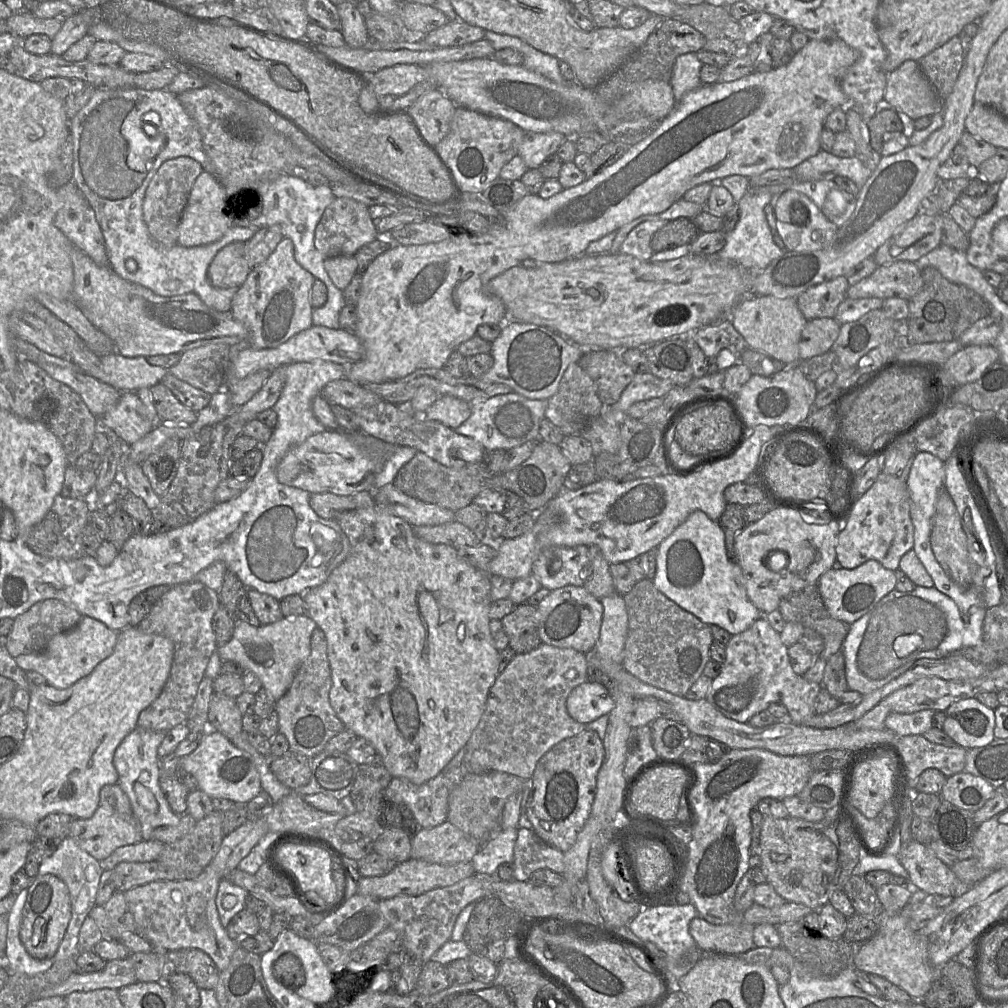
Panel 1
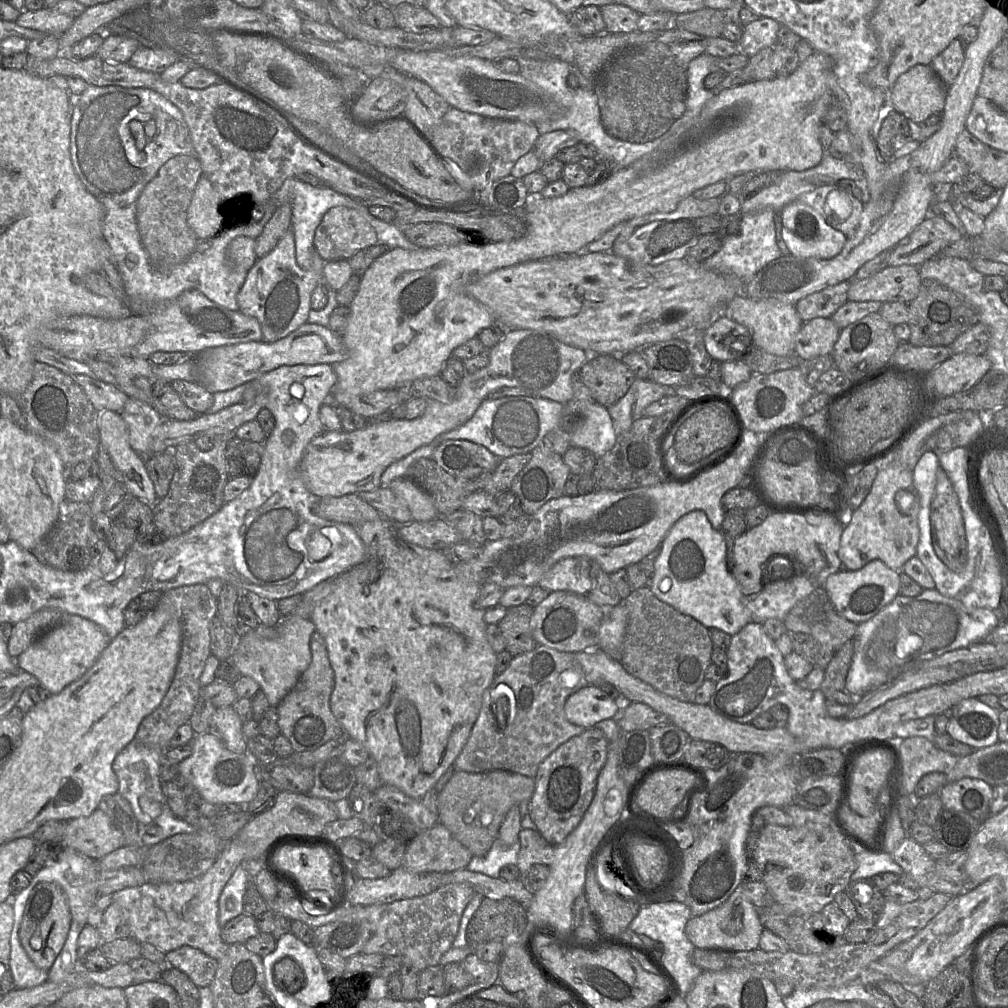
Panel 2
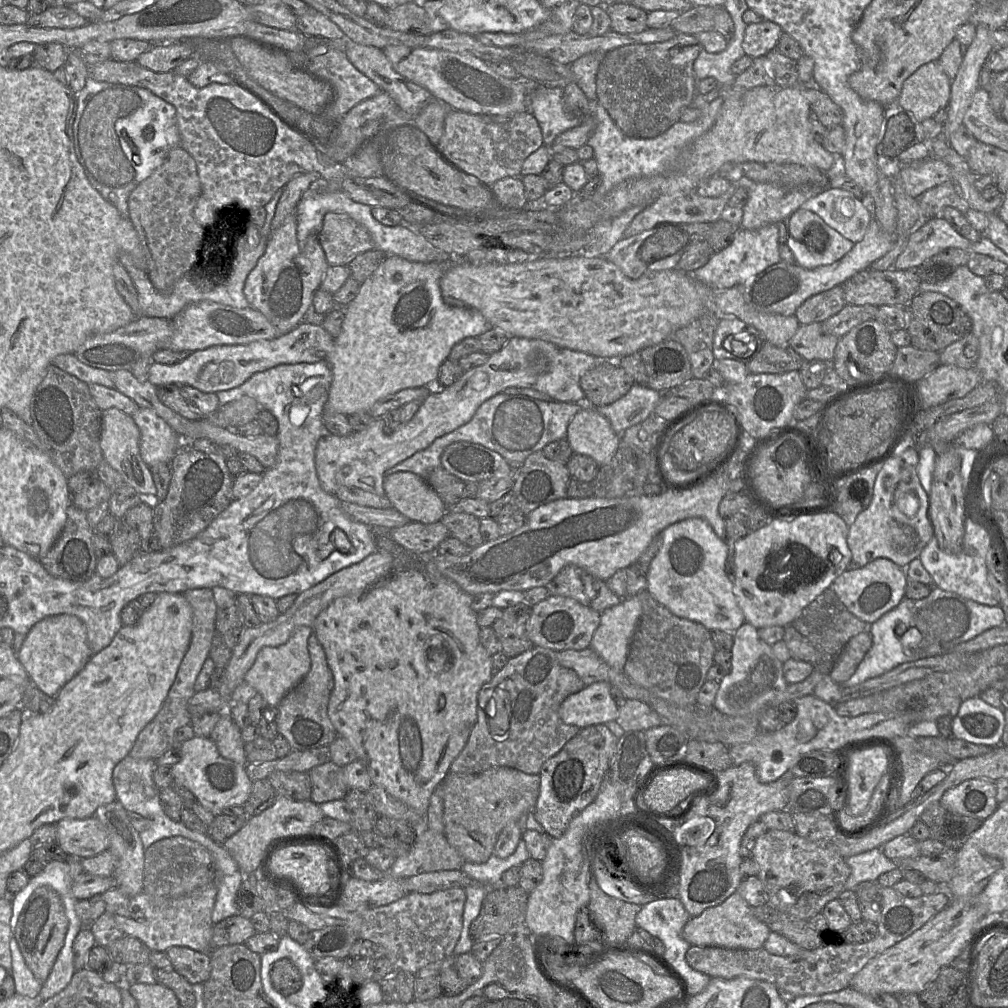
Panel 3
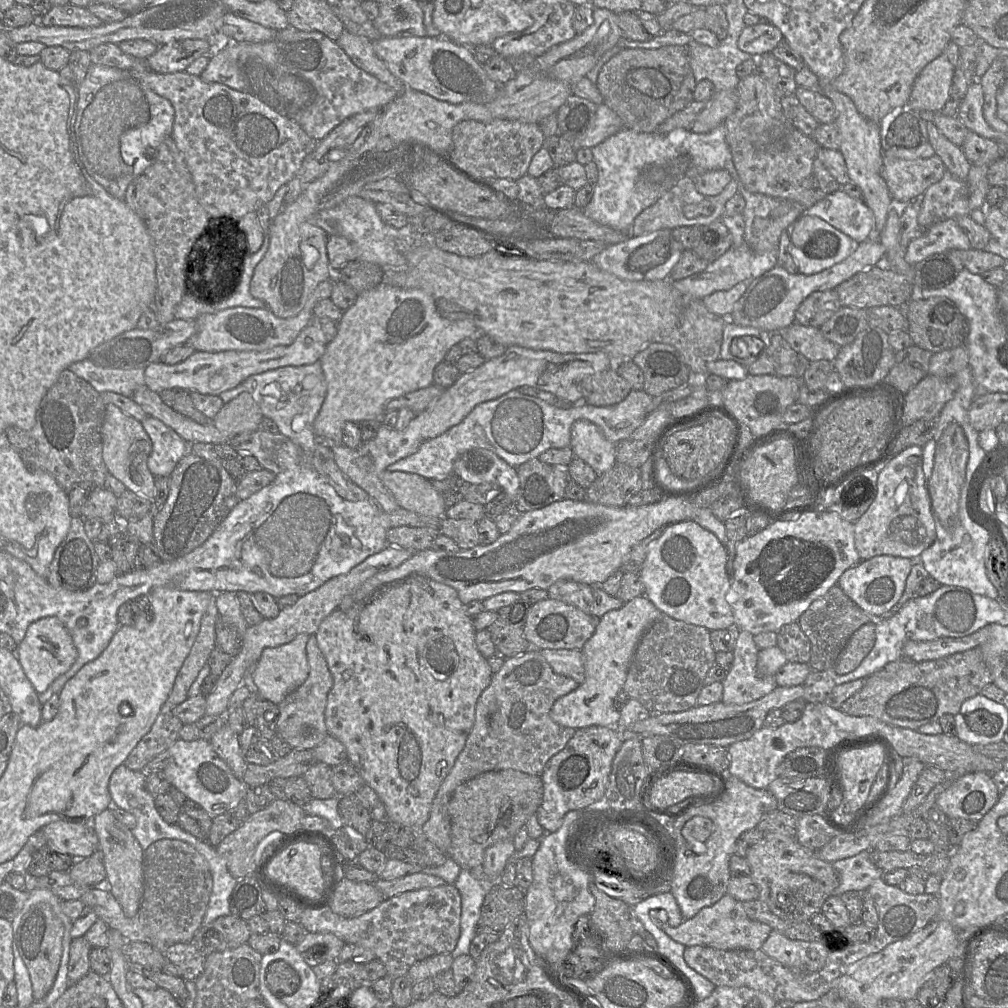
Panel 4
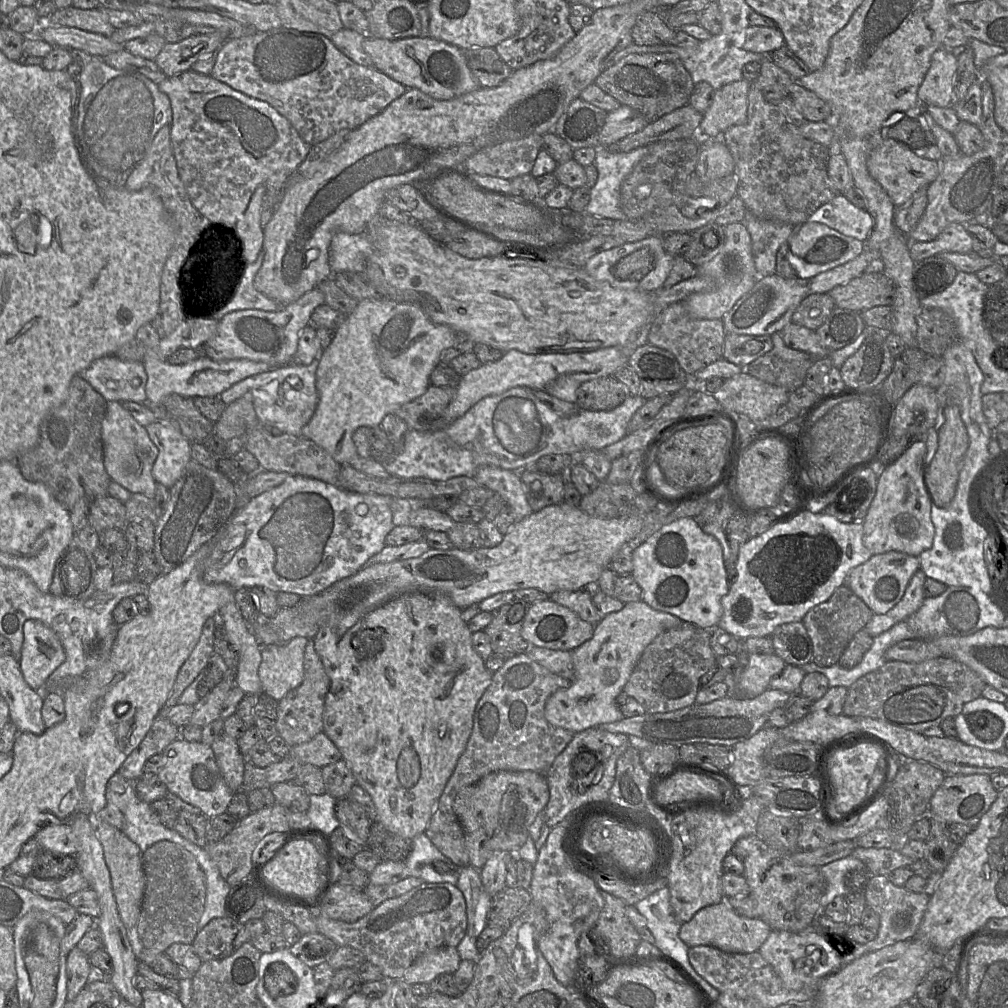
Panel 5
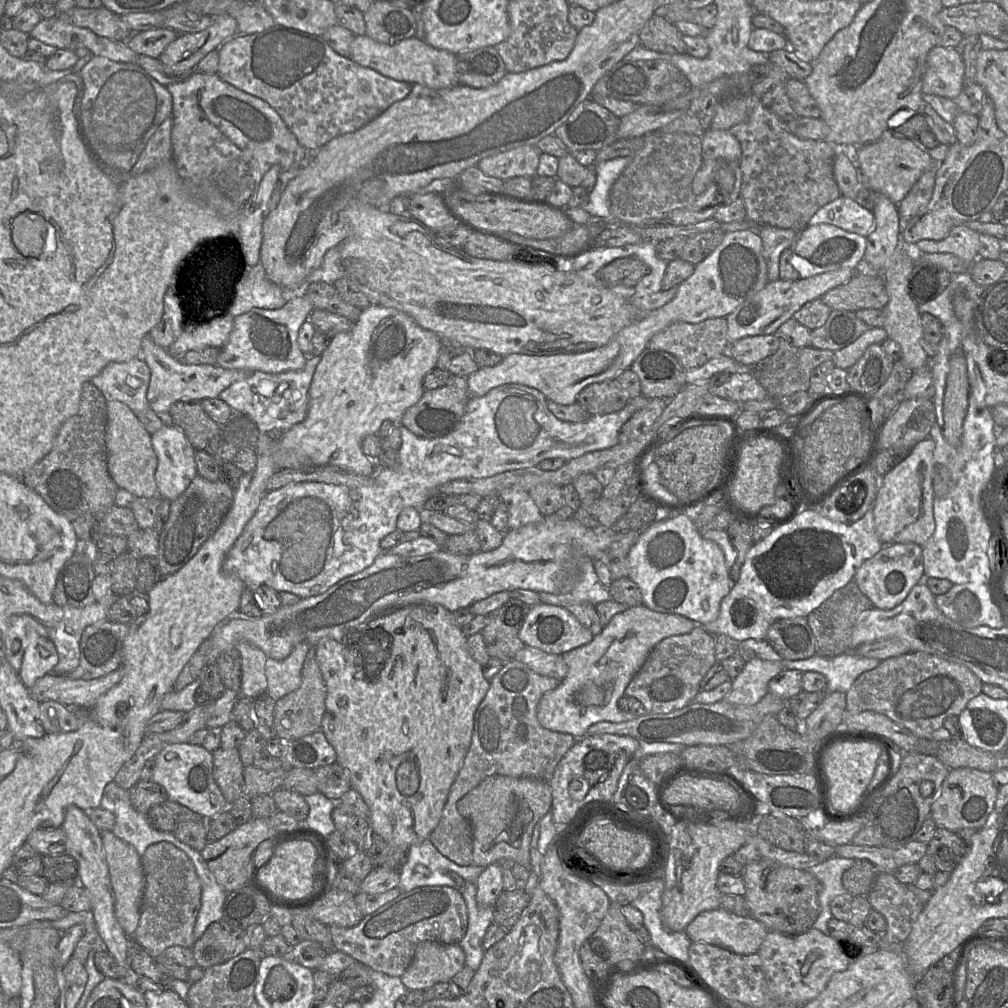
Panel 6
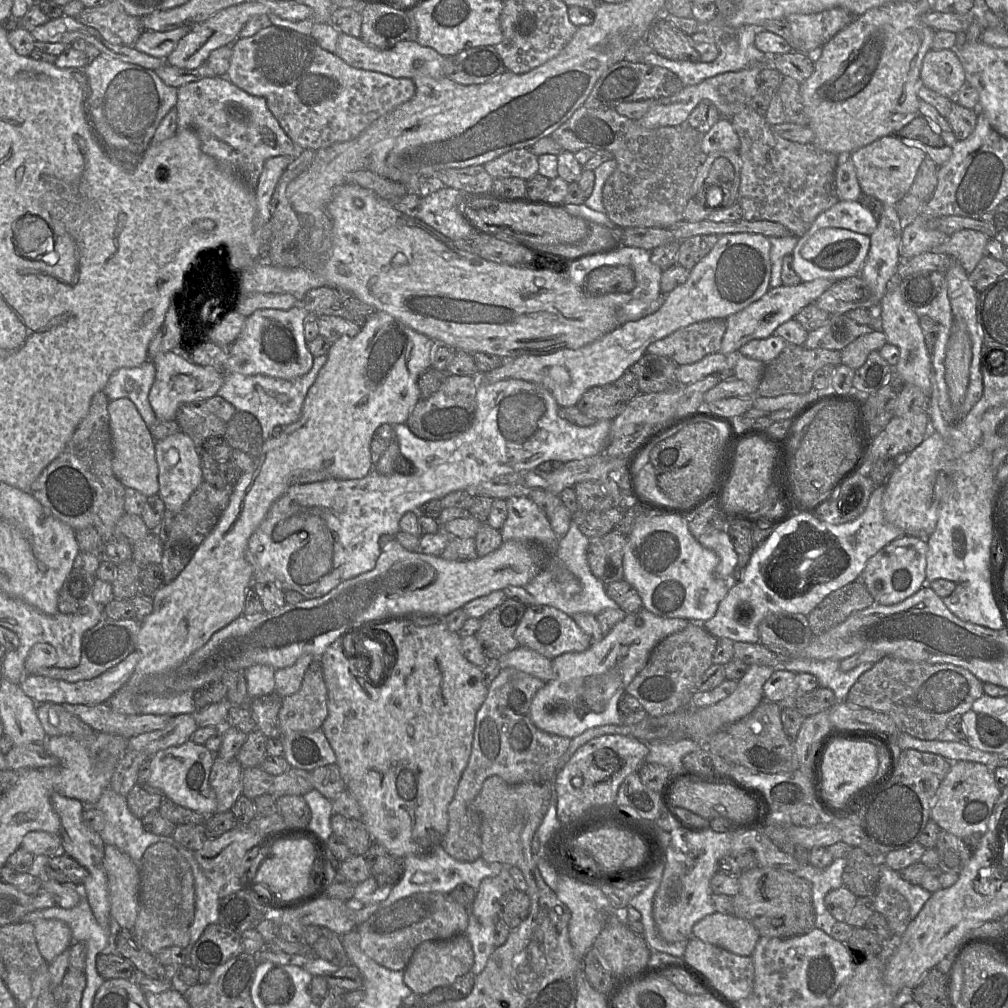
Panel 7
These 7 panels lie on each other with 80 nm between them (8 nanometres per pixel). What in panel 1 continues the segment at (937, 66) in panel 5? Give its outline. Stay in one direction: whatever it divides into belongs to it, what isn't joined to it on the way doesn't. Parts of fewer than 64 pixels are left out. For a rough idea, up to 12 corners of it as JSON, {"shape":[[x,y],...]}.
{"shape":[[919,61],[888,74],[884,99],[912,120],[943,113]]}

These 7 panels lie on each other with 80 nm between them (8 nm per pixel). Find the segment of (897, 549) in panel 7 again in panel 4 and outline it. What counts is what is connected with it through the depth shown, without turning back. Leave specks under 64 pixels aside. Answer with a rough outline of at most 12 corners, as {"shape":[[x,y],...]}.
{"shape":[[877,555],[837,585],[871,618],[900,600],[913,561]]}

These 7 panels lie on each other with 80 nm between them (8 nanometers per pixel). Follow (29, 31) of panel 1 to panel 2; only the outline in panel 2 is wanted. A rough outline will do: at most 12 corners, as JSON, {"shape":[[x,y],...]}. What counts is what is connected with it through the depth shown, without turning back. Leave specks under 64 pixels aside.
{"shape":[[54,8],[24,9],[16,24],[62,35],[75,18]]}

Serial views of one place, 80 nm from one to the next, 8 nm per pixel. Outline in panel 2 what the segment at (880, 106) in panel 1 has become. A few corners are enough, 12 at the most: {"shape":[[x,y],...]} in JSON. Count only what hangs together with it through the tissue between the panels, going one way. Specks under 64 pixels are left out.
{"shape":[[893,110],[875,139],[881,160],[894,159],[921,127]]}

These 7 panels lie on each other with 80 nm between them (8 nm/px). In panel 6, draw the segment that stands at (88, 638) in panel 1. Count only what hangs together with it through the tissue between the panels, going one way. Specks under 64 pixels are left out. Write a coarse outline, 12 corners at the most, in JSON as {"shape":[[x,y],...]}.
{"shape":[[35,630],[19,677],[29,689],[52,672],[59,658],[54,643]]}

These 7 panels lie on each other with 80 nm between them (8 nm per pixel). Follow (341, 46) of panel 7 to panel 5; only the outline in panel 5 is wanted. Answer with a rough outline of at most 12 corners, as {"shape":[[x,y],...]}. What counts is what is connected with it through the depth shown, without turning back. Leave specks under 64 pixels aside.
{"shape":[[366,35],[377,70],[450,100],[481,88],[464,51],[432,37]]}

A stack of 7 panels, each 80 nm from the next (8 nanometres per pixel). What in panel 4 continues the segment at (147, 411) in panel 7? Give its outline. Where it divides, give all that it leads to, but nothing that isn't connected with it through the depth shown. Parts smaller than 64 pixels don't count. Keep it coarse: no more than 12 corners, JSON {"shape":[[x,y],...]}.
{"shape":[[84,359],[68,369],[99,393],[131,398],[145,368],[106,368]]}

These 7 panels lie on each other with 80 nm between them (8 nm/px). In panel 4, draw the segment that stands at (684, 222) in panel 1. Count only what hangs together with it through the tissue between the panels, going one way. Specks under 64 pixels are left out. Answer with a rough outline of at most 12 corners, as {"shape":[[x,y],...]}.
{"shape":[[672,230],[640,246],[628,268],[642,273],[670,255]]}

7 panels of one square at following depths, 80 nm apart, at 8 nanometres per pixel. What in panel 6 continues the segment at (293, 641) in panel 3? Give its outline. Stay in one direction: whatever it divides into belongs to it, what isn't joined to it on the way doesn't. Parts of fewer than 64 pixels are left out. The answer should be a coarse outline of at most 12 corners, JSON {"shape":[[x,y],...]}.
{"shape":[[310,647],[267,658],[266,695],[277,701],[300,687]]}

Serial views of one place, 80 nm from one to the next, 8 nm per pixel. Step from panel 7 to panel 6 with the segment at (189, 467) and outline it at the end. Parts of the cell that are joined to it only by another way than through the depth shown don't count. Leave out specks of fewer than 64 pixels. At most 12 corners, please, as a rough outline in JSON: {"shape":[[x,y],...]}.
{"shape":[[166,423],[151,435],[158,494],[177,499],[198,475],[185,433]]}

